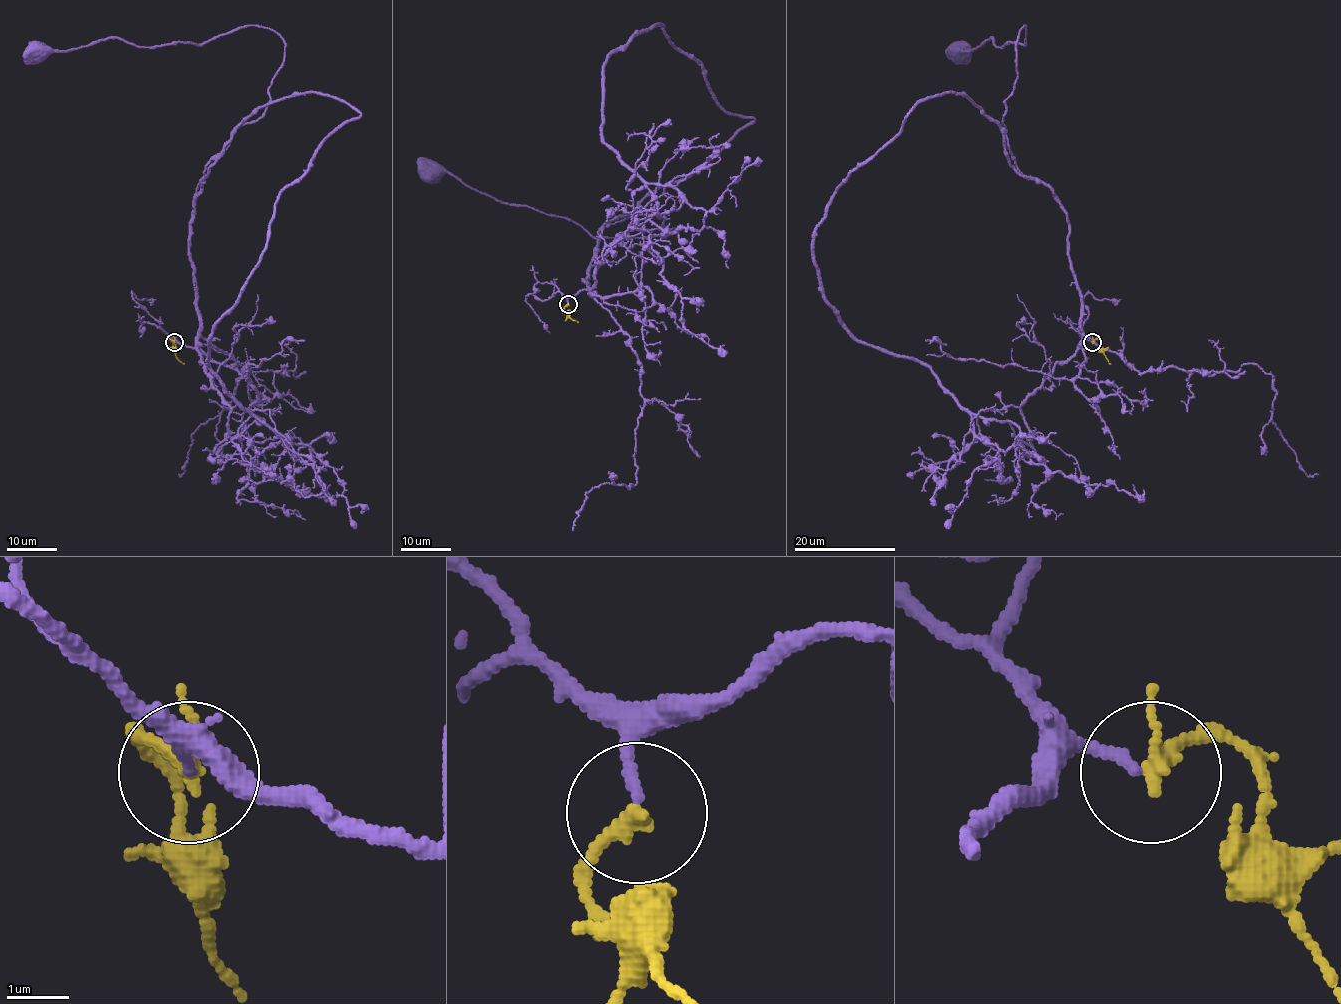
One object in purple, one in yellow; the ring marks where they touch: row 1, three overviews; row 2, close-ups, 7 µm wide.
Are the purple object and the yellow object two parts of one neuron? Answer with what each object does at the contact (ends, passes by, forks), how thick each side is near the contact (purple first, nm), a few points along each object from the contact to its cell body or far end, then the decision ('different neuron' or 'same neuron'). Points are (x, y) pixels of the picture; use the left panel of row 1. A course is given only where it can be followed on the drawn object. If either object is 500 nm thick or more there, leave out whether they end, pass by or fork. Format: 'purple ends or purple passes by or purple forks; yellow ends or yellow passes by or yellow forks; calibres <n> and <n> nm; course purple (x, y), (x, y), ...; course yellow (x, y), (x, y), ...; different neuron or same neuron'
purple ends; yellow passes by; calibres 160 and 220 nm; course purple (173, 341), (199, 336), (194, 193), (267, 109), (285, 41), (254, 25), (35, 52); course yellow (173, 341), (170, 340), (172, 350), (183, 364); same neuron

